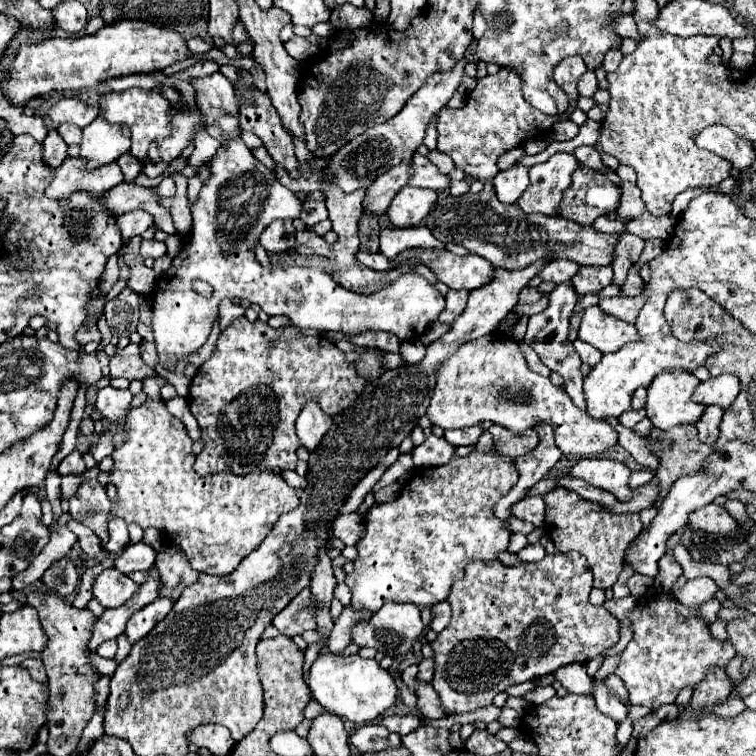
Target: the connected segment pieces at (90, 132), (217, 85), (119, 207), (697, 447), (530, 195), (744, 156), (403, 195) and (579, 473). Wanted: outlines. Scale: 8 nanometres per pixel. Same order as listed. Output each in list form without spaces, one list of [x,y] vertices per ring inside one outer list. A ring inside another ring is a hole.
[[[97,117],[91,125],[83,129],[81,157],[87,161],[83,167],[93,171],[97,167],[109,165],[119,155],[127,153],[131,147],[131,133],[127,125],[113,125]]]
[[[215,71],[207,77],[191,79],[191,85],[197,91],[197,105],[199,105],[199,111],[203,115],[205,129],[209,131],[211,137],[221,141],[221,133],[217,127],[219,111],[237,113],[237,99],[233,95],[231,81],[223,73]]]
[[[121,183],[115,189],[111,189],[105,195],[105,205],[109,209],[111,215],[121,215],[127,211],[135,211],[135,209],[143,209],[149,215],[153,215],[157,227],[165,233],[175,233],[173,221],[169,217],[169,213],[157,203],[157,195],[153,195],[153,191],[149,187],[139,187],[135,183]]]
[[[693,423],[677,425],[667,431],[659,431],[653,427],[649,437],[655,437],[655,439],[659,437],[663,441],[663,451],[661,451],[661,461],[659,461],[661,469],[657,469],[659,499],[653,505],[655,509],[659,509],[673,481],[677,481],[683,475],[697,473],[713,447],[699,441],[697,427]]]
[[[555,153],[549,161],[533,165],[529,169],[531,183],[519,197],[517,207],[523,213],[541,213],[549,217],[559,215],[563,193],[577,167],[577,159],[571,153]]]
[[[711,125],[703,129],[695,137],[695,145],[731,161],[735,169],[749,169],[749,165],[755,159],[753,143],[745,141],[743,137],[733,133],[729,127],[721,127],[721,125]]]
[[[405,185],[391,201],[387,215],[395,227],[415,227],[419,225],[431,211],[437,201],[437,193],[429,193],[433,189],[421,189],[413,185]]]
[[[589,457],[589,459],[581,459],[577,465],[573,465],[571,473],[575,477],[585,479],[593,487],[613,493],[619,501],[629,501],[633,497],[635,489],[629,487],[631,469],[621,461]]]

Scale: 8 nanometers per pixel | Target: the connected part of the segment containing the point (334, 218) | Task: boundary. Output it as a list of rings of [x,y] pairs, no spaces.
[[[325,191],[327,193],[327,201],[325,201],[328,210],[329,219],[332,223],[332,229],[337,233],[338,239],[335,243],[327,243],[323,237],[319,237],[313,231],[299,231],[297,233],[297,243],[301,239],[301,247],[297,247],[299,255],[323,255],[329,257],[331,267],[333,267],[333,279],[347,291],[355,291],[355,293],[375,293],[381,291],[383,287],[387,287],[389,283],[393,283],[401,273],[397,273],[397,269],[393,271],[375,271],[369,269],[365,265],[361,265],[357,261],[357,251],[359,251],[359,237],[358,237],[358,222],[363,215],[361,201],[365,191],[353,191],[353,193],[343,193],[339,191]]]

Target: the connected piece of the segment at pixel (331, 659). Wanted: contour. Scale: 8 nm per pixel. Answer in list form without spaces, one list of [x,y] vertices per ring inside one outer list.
[[[323,651],[317,661],[313,661],[307,673],[307,685],[311,687],[311,695],[317,703],[321,703],[327,711],[349,719],[357,725],[371,723],[377,715],[381,715],[387,707],[395,703],[397,687],[393,677],[379,667],[375,659],[363,659],[359,655],[341,655]]]

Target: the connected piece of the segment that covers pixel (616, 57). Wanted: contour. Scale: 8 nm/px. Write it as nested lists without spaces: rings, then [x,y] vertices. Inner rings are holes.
[[[611,49],[609,53],[605,53],[605,61],[603,61],[603,65],[605,65],[605,71],[609,73],[611,69],[615,71],[617,67],[615,65],[619,65],[619,61],[623,59],[623,53],[621,53],[621,49]]]

